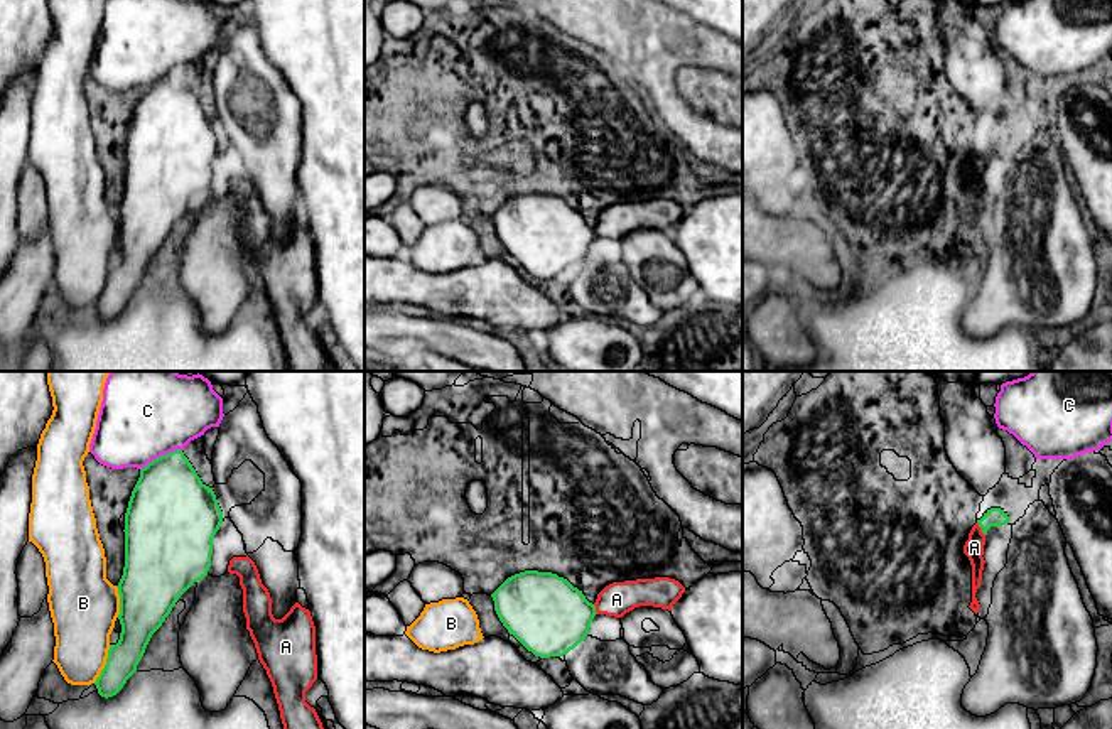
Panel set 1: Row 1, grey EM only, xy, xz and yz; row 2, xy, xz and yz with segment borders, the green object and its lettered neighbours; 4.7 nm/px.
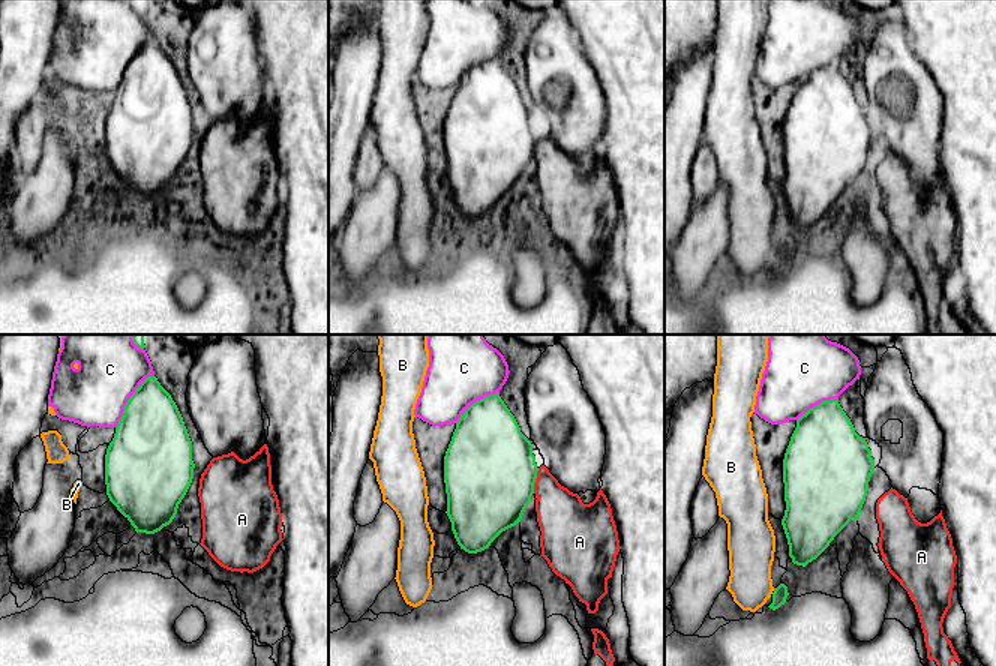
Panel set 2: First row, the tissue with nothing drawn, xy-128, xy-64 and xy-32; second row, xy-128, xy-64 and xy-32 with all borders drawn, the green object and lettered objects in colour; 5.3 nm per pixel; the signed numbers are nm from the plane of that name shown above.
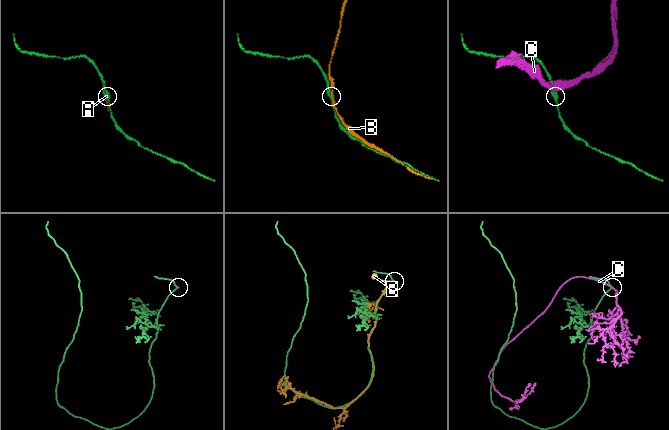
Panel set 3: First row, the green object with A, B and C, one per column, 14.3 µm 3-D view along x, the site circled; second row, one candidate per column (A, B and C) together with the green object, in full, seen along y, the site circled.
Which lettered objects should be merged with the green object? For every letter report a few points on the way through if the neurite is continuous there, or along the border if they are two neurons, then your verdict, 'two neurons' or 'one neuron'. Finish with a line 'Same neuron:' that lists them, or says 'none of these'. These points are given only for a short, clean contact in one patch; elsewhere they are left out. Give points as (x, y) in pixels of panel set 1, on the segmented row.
A: along yz (977, 522), (984, 535) | two neurons
B: two neurons
C: two neurons
Same neuron: none of these

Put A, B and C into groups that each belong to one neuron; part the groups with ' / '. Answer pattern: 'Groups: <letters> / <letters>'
Groups: A / B / C

